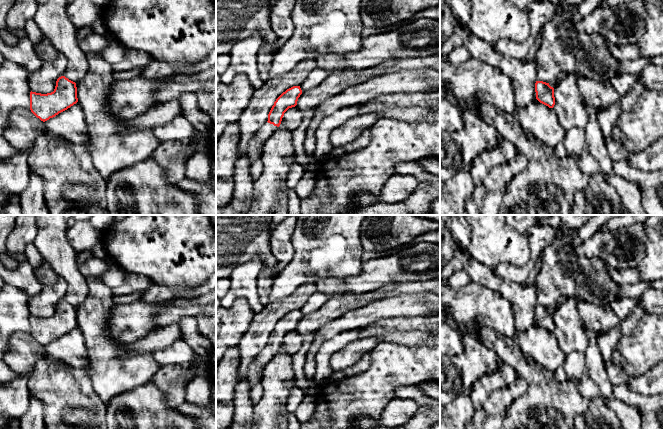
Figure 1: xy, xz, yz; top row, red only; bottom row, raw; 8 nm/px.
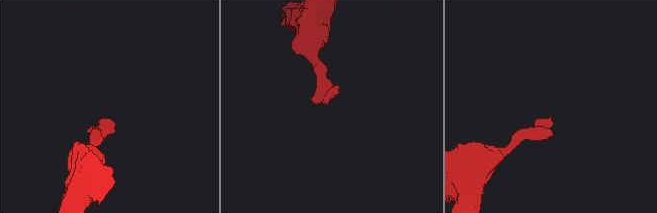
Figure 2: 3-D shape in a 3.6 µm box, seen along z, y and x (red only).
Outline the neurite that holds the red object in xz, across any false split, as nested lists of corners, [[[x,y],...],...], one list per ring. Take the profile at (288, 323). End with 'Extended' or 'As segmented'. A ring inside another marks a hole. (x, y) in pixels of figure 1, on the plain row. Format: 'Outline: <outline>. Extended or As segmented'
Outline: [[[293,310],[283,316],[274,326],[269,338],[268,345],[249,364],[248,381],[251,387],[259,384],[262,379],[264,366],[280,350],[284,337],[297,329],[298,322],[302,318],[300,310]]]. Extended

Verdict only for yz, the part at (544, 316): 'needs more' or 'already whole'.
already whole

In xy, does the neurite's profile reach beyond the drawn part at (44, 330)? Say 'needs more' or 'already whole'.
already whole

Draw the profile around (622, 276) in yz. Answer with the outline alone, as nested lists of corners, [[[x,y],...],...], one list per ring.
[[[638,268],[612,269],[610,277],[616,284],[634,284],[640,282],[640,272]]]

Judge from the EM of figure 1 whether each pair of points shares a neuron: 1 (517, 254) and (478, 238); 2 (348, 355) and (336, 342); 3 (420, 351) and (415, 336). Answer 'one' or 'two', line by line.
1: one
2: two
3: two

